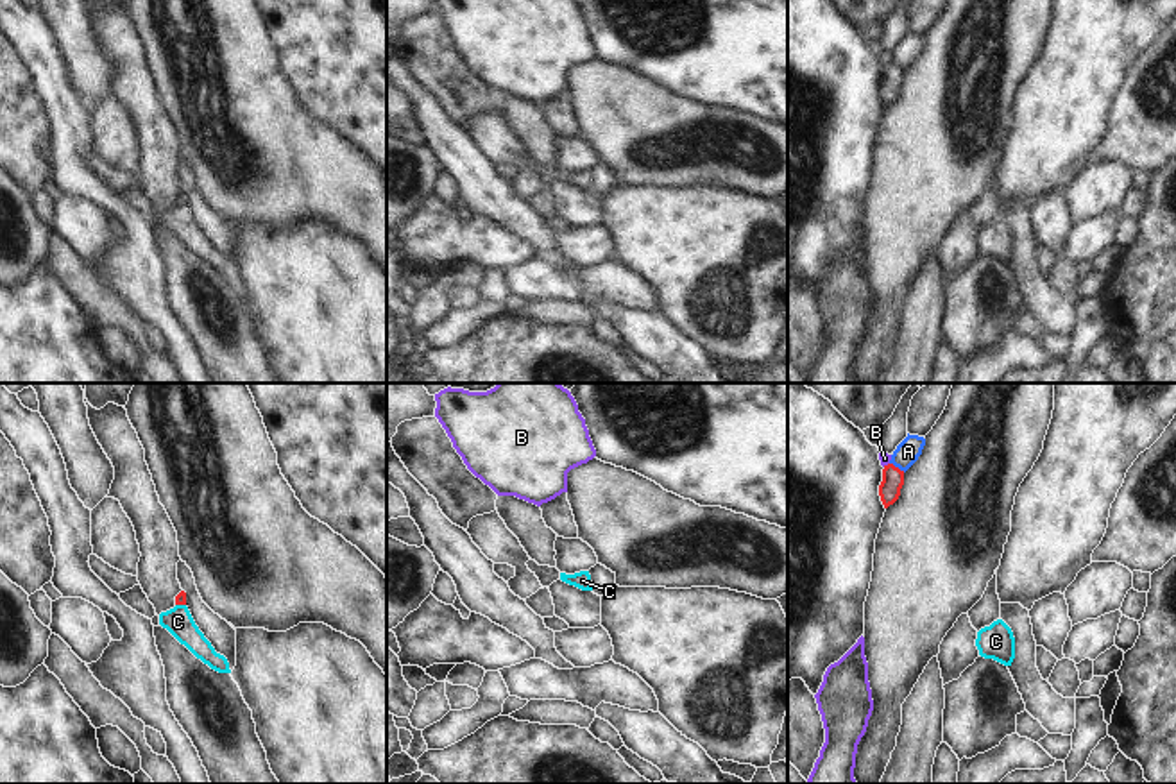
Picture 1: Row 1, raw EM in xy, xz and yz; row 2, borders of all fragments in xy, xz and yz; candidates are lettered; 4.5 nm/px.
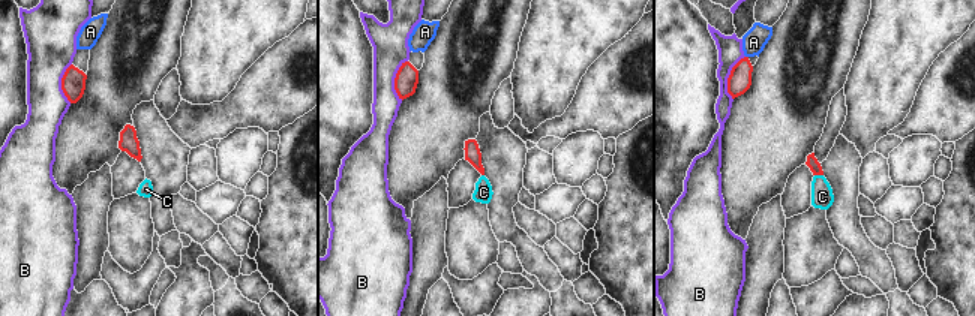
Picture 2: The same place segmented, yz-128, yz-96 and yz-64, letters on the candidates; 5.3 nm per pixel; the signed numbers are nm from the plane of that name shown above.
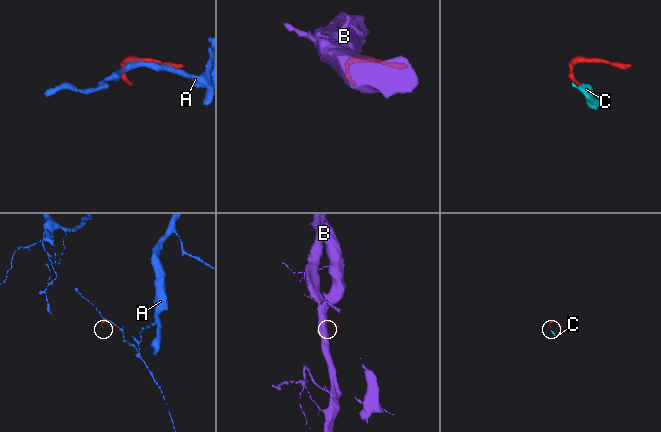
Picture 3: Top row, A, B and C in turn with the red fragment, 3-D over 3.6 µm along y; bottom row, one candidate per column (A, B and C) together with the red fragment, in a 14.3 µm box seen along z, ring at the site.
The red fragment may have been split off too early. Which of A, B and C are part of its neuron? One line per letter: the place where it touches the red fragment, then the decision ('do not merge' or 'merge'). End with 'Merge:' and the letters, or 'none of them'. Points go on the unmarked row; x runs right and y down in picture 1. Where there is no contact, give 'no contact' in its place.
A: contact yz (897, 67); do not merge
B: contact yz (885, 65); do not merge
C: contact xy (181, 203); merge
Merge: C

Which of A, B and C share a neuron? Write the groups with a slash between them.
A / B / C

